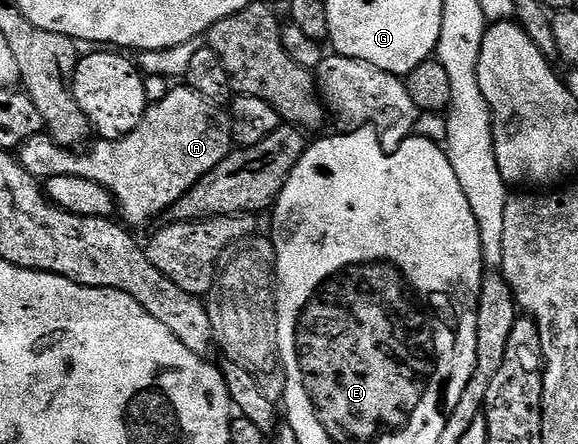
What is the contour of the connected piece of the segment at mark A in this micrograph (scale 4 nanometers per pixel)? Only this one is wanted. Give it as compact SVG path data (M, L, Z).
M173 86L161 102L146 107L139 126L131 134L118 140L98 139L90 152L64 148L49 135L42 134L21 145L19 163L38 182L60 176L95 182L112 194L119 216L121 212L120 219L134 229L141 228L156 216L164 217L169 207L179 202L195 182L211 174L232 152L229 116L220 108L191 87Z

